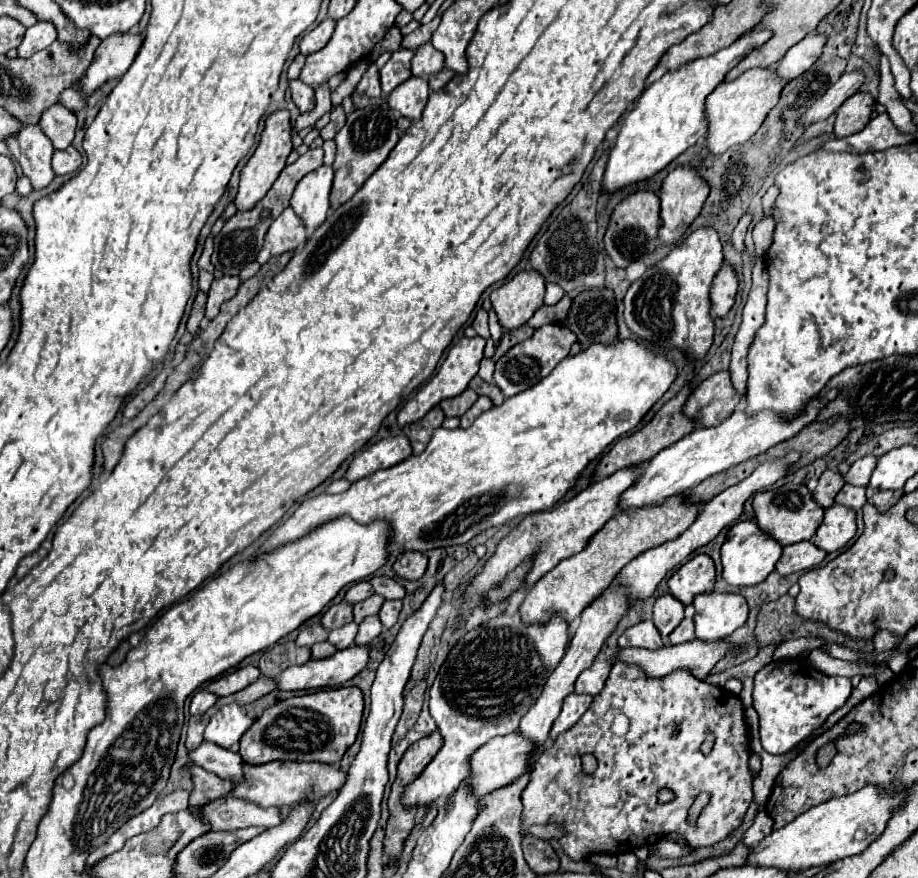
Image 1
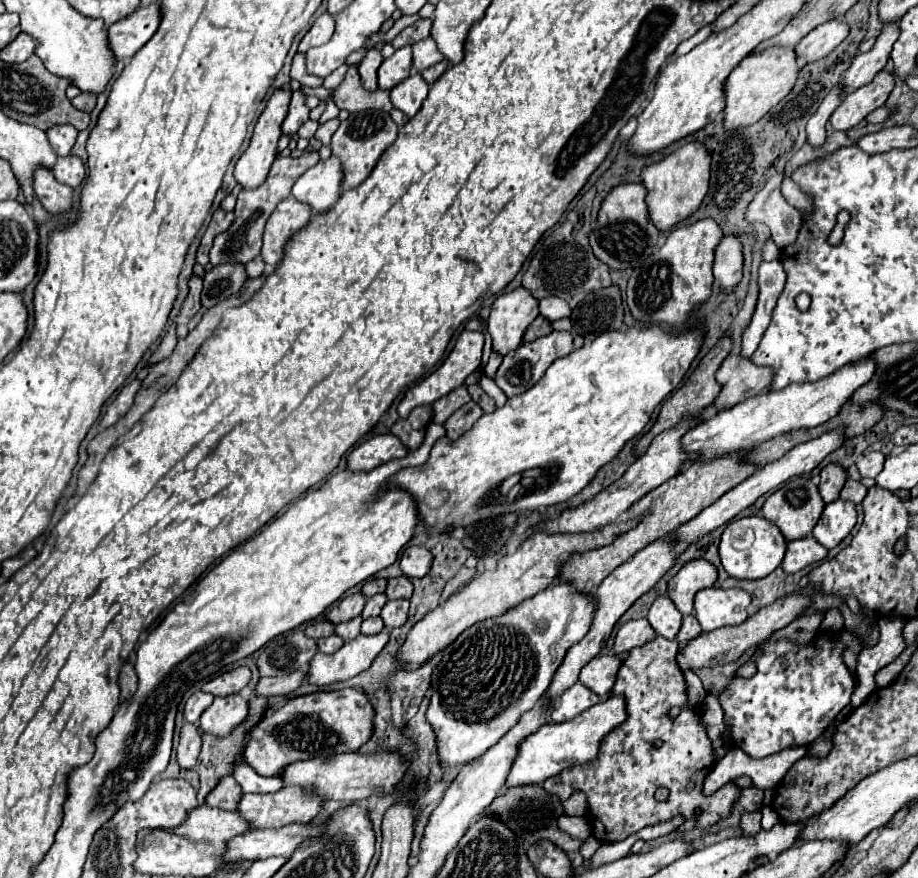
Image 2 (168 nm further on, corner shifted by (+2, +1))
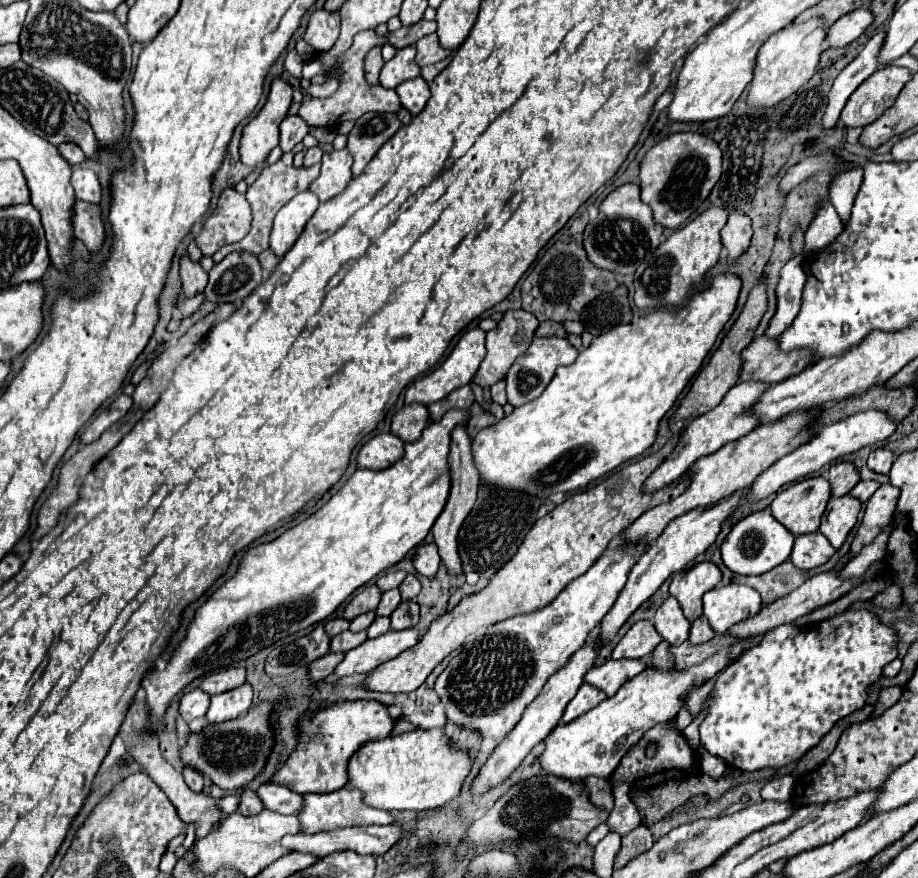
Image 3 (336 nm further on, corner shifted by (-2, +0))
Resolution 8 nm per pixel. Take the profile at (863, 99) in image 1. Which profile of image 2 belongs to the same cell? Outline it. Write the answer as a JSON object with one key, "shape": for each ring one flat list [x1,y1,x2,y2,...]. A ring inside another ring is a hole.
{"shape":[[879,71,871,83,853,91,853,95,847,95,841,101,841,105,833,111,831,115,833,129,849,131,855,125,859,125,871,111,875,111,887,101,893,85,895,85,893,75,887,71]]}

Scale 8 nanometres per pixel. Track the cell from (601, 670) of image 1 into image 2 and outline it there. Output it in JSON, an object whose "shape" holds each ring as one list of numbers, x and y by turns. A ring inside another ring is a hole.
{"shape":[[601,655,595,657,591,663,587,663,579,675,579,683,583,683,587,689,597,693,599,697,607,697,615,683,615,675,619,671,621,661,615,655]]}

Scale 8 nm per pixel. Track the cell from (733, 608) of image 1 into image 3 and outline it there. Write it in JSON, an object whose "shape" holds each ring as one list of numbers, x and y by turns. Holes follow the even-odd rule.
{"shape":[[727,584,703,596,703,614,717,634,725,634,733,624,753,618,761,610,761,596,745,584]]}

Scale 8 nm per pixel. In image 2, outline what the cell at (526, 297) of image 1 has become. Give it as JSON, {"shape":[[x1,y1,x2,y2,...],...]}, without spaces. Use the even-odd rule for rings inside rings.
{"shape":[[517,287,511,293,499,295,487,319,487,329,493,337,493,349,497,349,501,355,517,349,525,329,537,315,539,301,531,295,529,289]]}

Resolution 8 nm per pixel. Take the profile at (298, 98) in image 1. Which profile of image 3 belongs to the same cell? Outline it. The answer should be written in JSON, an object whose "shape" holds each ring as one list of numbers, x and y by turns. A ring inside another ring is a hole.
{"shape":[[287,116,281,126,281,138,279,138,279,148,283,152,291,152,295,144,299,144,307,134,309,134,309,126,305,124,305,120,301,120,299,116]]}

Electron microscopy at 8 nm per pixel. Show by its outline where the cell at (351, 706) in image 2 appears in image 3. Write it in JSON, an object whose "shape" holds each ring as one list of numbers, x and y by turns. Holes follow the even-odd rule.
{"shape":[[357,700,357,702,339,702,325,710,315,710,307,714,299,728,299,746,289,756,285,766,275,772,273,782,287,786,297,794,325,794,347,786,347,764,353,752,371,740,383,740,391,734,395,720,389,716,387,706,375,700]]}

